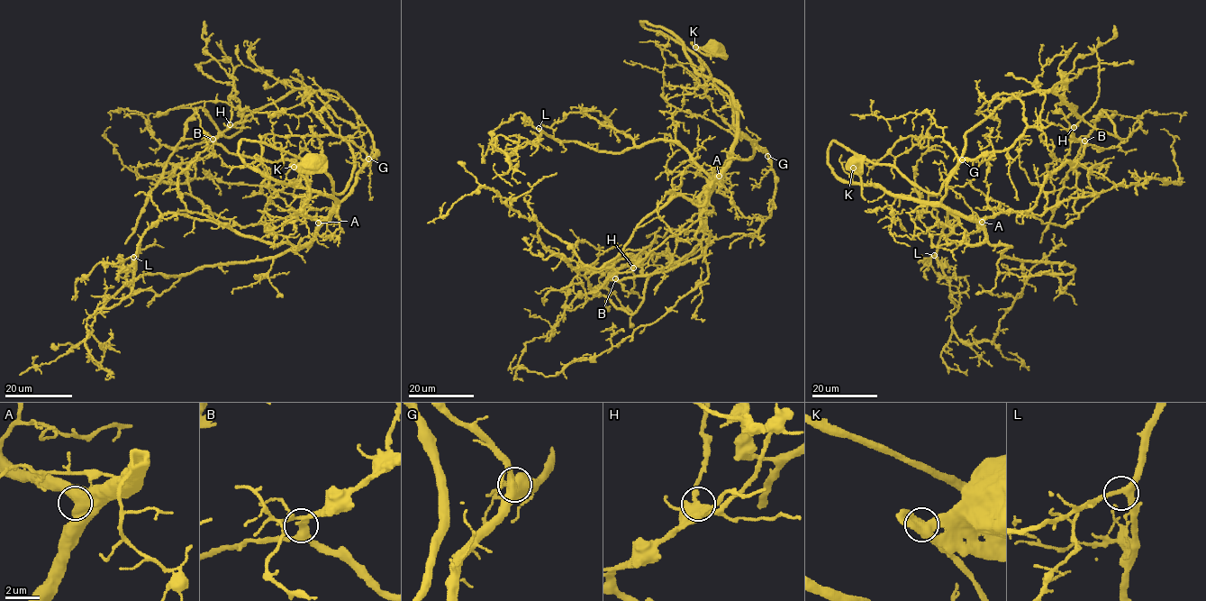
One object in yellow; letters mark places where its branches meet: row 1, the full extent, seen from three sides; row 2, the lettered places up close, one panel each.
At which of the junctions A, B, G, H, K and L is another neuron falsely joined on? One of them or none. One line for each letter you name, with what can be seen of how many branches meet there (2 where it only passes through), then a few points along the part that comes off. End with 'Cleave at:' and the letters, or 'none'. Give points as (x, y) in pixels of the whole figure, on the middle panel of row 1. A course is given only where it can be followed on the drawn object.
Cleave at: none

